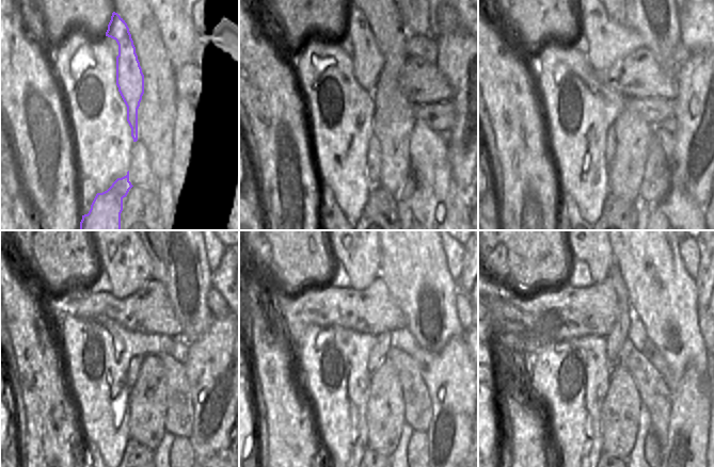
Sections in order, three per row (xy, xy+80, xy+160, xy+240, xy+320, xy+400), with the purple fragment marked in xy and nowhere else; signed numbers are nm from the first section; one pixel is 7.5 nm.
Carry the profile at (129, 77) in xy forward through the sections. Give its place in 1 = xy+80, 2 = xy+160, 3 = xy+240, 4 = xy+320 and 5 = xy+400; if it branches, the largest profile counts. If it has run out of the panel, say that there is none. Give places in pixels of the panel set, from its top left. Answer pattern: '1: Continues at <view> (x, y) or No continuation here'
1: Continues at xy+80 (368, 61)
2: Continues at xy+160 (608, 42)
3: Continues at xy+240 (120, 252)
4: Continues at xy+320 (359, 252)
5: Continues at xy+400 (597, 252).

